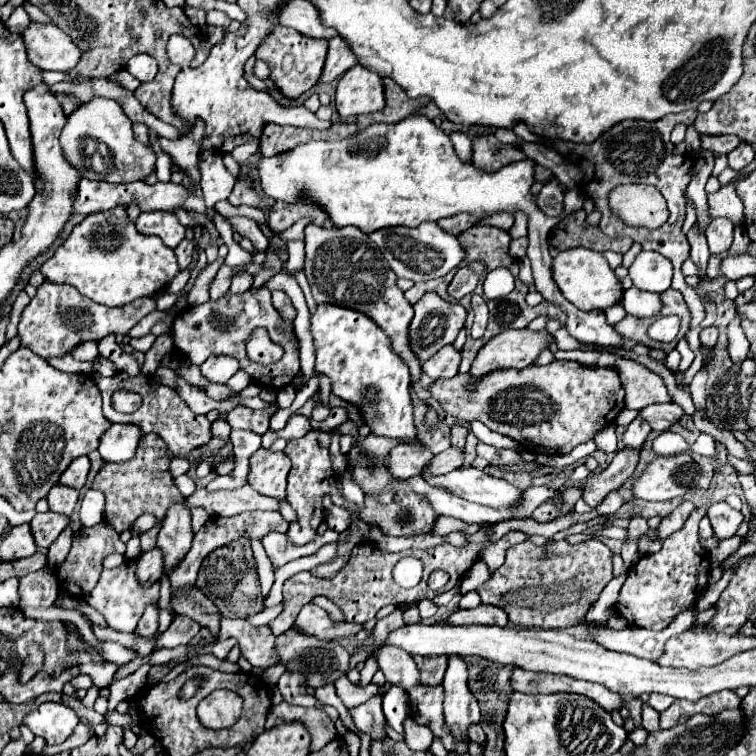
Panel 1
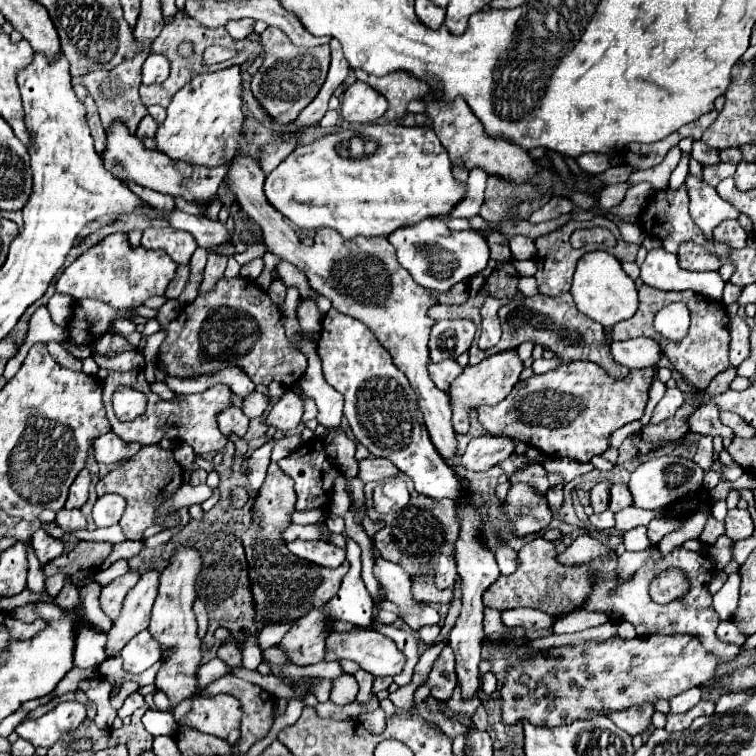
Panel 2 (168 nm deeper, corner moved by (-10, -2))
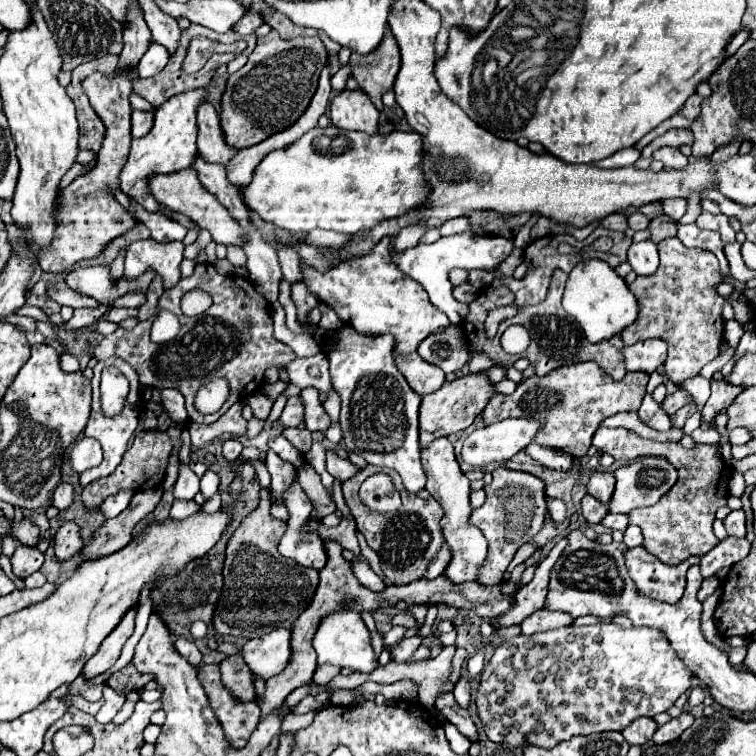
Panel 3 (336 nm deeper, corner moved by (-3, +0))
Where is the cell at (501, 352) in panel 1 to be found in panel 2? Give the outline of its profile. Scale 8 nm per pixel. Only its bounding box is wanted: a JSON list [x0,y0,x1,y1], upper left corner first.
[448,351,524,433]

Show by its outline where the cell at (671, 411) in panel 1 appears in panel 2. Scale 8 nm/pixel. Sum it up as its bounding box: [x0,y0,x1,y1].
[688,403,734,439]

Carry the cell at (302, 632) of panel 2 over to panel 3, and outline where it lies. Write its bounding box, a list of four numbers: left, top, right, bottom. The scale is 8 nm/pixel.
[243,627,291,679]

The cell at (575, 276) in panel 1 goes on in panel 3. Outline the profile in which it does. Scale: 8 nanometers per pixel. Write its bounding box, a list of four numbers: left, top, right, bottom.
[563,259,637,343]

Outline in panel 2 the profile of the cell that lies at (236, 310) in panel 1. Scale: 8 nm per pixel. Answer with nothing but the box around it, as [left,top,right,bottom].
[156,277,306,387]

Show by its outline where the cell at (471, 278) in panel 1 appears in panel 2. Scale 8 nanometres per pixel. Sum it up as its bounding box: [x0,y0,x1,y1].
[434,283,468,305]

